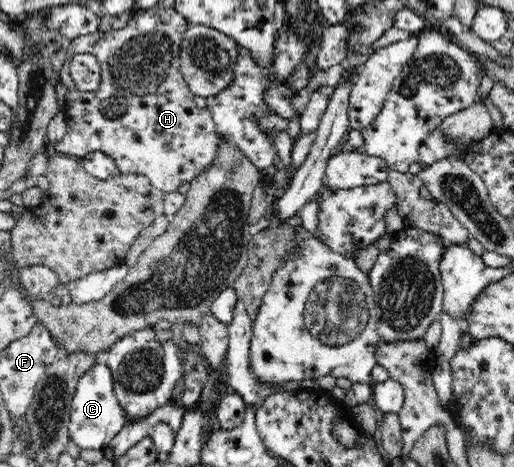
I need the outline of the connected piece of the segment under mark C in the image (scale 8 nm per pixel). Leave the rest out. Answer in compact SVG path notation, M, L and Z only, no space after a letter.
M101 354L94 366L79 378L70 407L69 437L80 449L102 450L128 422L127 414L114 392L107 354Z

